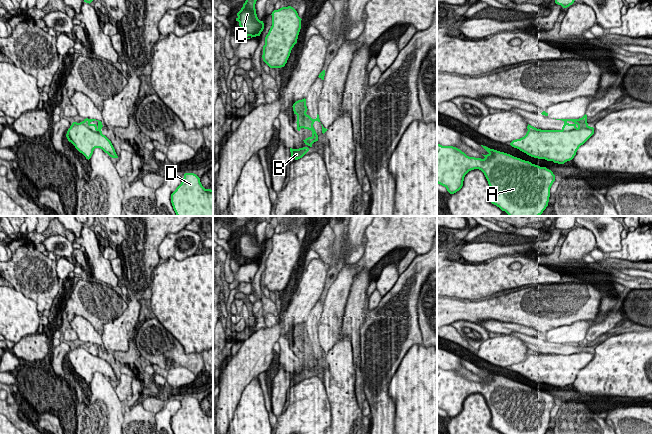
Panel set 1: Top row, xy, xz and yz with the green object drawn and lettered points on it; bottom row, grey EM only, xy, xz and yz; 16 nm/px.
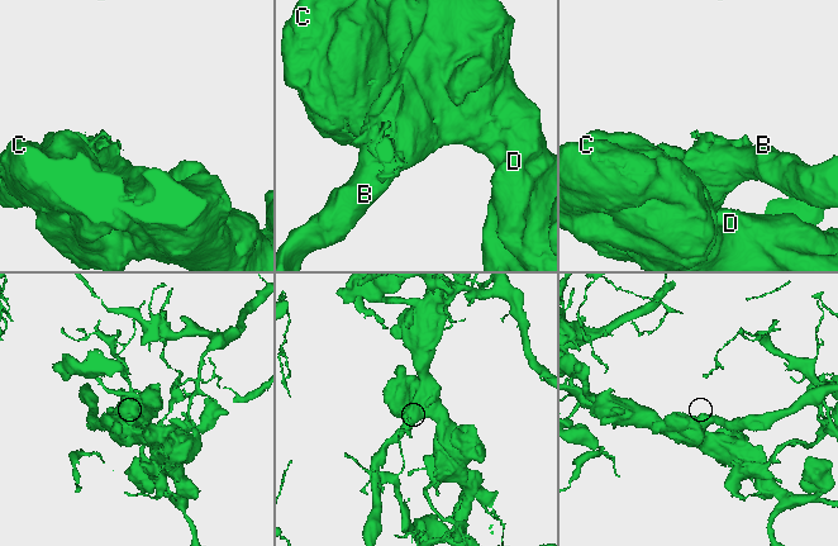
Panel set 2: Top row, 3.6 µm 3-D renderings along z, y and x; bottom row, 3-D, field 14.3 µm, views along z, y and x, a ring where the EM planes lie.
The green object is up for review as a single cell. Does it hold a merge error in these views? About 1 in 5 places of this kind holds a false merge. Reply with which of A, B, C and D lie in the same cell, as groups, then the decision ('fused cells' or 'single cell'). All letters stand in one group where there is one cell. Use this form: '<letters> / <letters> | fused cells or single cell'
A B C D | single cell

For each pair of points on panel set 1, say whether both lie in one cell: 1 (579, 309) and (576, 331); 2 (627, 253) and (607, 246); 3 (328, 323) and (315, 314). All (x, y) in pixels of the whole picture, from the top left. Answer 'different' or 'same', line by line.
1: different
2: different
3: different

